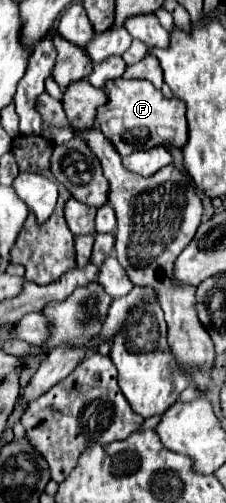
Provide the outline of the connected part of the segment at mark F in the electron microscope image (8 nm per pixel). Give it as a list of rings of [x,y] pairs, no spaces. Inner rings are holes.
[[[118,78],[118,80],[112,80],[112,82],[106,84],[106,94],[108,94],[108,104],[100,106],[96,120],[100,124],[102,134],[114,144],[114,148],[118,150],[120,156],[128,156],[128,154],[132,154],[136,150],[148,150],[148,148],[164,146],[164,144],[168,144],[168,148],[170,146],[182,148],[184,142],[188,140],[188,126],[186,126],[186,118],[184,118],[184,112],[186,112],[184,102],[178,100],[178,98],[166,98],[150,82],[146,82],[146,80],[124,80],[124,78]]]

